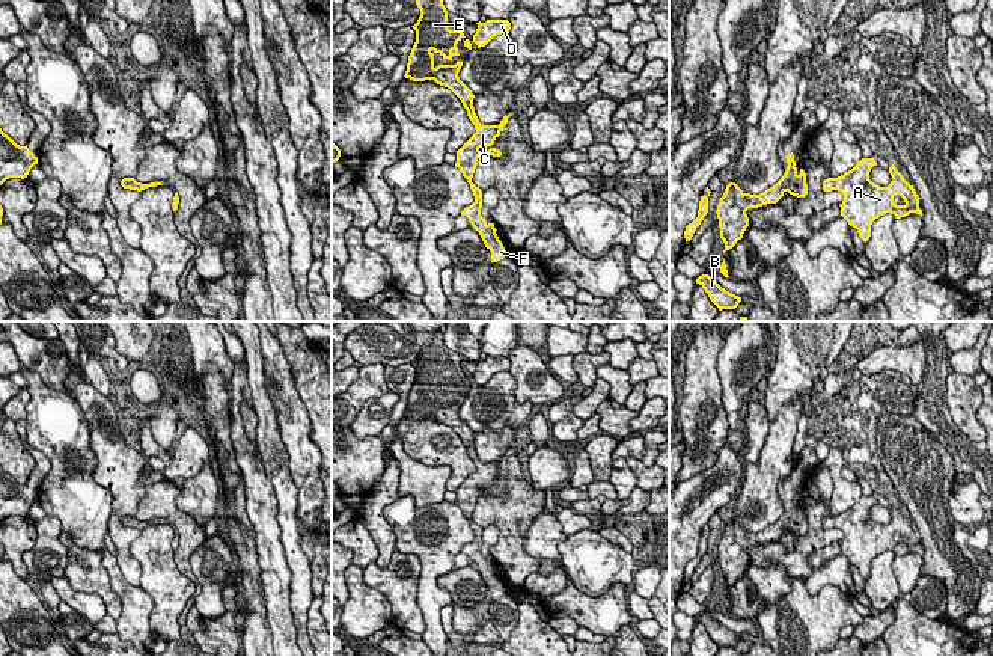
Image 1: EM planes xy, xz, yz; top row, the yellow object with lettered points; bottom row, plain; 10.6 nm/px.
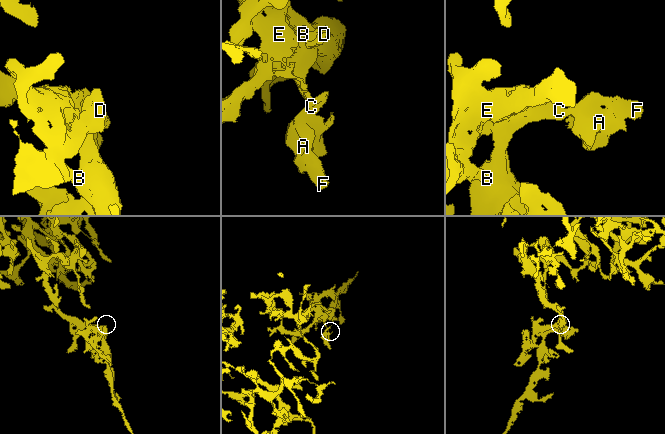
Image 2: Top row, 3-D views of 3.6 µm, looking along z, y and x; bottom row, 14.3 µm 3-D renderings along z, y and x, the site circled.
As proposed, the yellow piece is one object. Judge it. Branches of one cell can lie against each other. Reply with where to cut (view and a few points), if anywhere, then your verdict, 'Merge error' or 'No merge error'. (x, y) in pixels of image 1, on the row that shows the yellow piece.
No split. No merge error

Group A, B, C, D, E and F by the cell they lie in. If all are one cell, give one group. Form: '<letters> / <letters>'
A B C D E F

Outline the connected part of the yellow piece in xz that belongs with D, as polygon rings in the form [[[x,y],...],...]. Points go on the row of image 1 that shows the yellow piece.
[[[487,20],[485,23],[476,23],[478,29],[473,35],[473,42],[478,48],[485,47],[494,36],[509,33],[511,23],[508,20]]]

